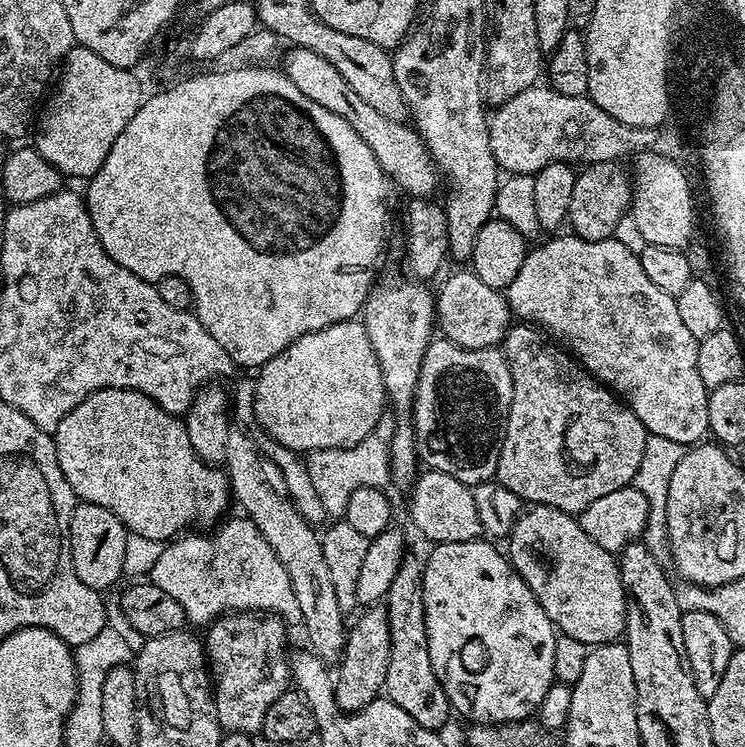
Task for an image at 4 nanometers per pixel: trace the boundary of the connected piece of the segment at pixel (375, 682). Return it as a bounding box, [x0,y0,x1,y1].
[335,606,390,713]

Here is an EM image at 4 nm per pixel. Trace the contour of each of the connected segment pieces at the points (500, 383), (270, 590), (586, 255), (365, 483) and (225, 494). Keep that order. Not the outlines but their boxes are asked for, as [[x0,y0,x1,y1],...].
[[412,338,512,486],[147,520,300,626],[506,234,710,446],[305,412,396,518],[54,388,230,542]]

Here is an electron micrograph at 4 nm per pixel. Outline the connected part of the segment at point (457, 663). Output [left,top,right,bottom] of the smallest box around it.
[424,538,558,724]

